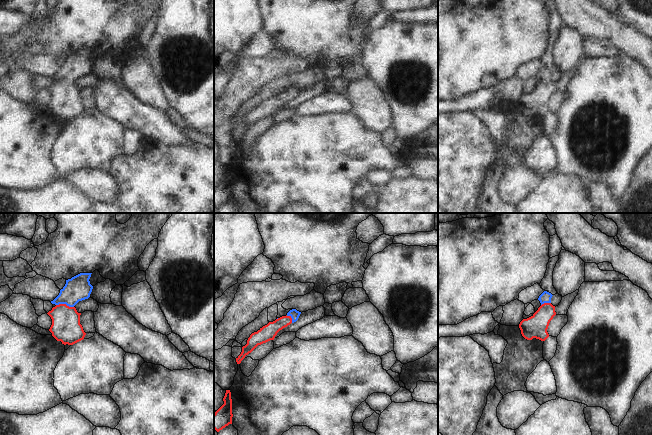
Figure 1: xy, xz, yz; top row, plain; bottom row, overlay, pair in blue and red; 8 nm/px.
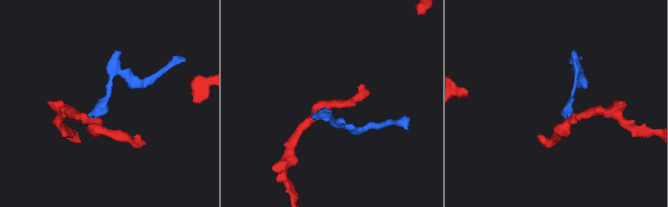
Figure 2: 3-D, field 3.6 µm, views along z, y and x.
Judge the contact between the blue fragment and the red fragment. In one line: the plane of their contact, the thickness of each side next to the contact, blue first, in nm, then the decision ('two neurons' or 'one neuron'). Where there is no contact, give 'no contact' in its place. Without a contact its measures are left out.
xy | 200/240 nm | one neuron

